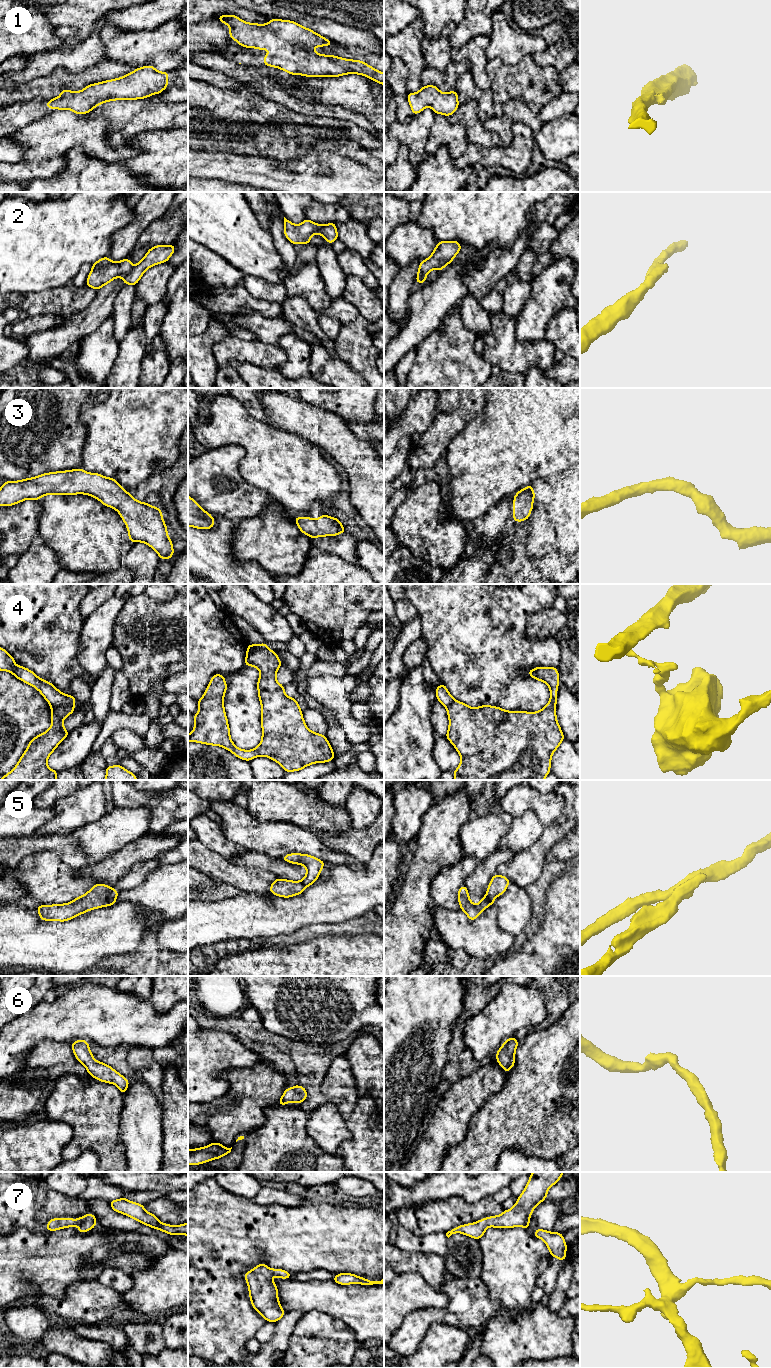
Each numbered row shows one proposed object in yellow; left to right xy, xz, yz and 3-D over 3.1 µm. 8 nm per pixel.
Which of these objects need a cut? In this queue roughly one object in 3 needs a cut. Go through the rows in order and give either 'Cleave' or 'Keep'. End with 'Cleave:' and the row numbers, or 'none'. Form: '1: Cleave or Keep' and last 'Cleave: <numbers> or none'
1: Keep
2: Cleave
3: Keep
4: Cleave
5: Cleave
6: Keep
7: Keep
Cleave: 2, 4, 5

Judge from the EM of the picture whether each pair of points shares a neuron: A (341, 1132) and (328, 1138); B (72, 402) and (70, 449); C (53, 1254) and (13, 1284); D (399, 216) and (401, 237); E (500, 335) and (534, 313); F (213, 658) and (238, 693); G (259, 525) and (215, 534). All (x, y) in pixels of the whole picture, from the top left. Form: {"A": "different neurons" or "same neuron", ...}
{"A": "same neuron", "B": "same neuron", "C": "same neuron", "D": "different neurons", "E": "different neurons", "F": "different neurons", "G": "different neurons"}

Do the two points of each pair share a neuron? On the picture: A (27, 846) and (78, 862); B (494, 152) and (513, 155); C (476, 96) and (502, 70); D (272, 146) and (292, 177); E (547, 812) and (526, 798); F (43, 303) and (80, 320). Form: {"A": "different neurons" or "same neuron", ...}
{"A": "same neuron", "B": "same neuron", "C": "different neurons", "D": "different neurons", "E": "same neuron", "F": "different neurons"}

